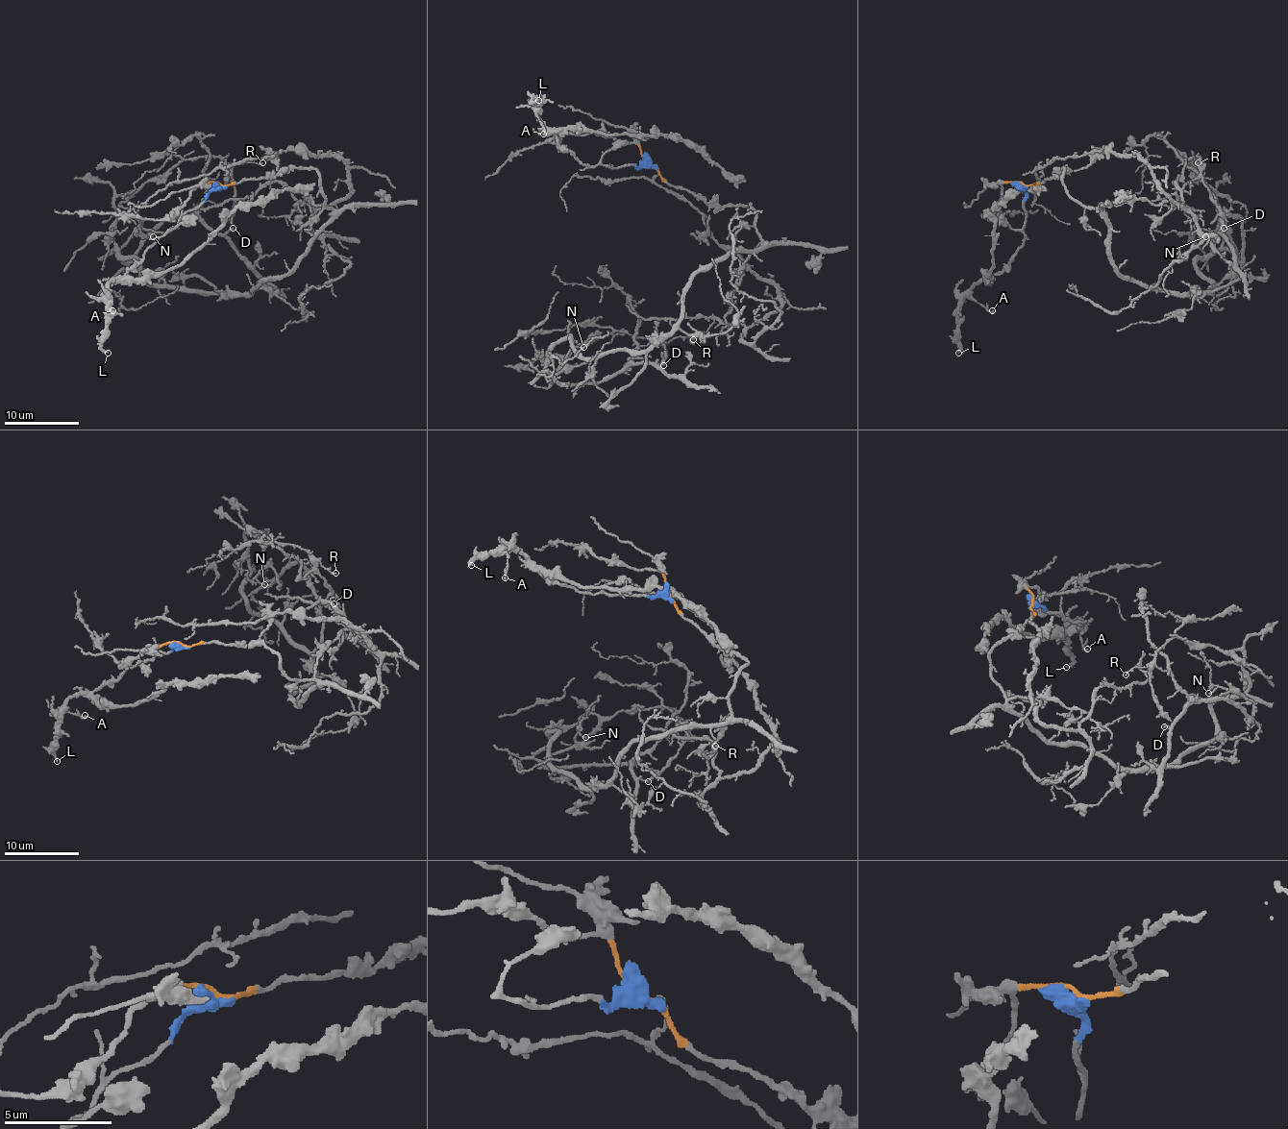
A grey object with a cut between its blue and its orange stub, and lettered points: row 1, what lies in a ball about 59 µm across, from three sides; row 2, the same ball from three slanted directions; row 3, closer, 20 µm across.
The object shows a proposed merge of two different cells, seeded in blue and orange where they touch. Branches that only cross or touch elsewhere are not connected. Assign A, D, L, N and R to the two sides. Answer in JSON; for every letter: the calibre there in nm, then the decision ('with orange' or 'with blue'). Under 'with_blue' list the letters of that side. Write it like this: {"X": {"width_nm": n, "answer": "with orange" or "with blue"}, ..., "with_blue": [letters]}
{"A": {"width_nm": 180, "answer": "with blue"}, "D": {"width_nm": 80, "answer": "with orange"}, "L": {"width_nm": 150, "answer": "with blue"}, "N": {"width_nm": 110, "answer": "with orange"}, "R": {"width_nm": 140, "answer": "with orange"}, "with_blue": ["A", "L"]}

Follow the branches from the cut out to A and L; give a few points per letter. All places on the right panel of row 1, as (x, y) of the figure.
A: (1023, 184), (1025, 242), (1002, 270), (983, 278), (970, 291), (976, 301), (993, 309)
L: (1023, 184), (1027, 212), (1023, 226), (1025, 242), (1002, 270), (976, 285), (964, 299), (959, 313), (959, 353)

